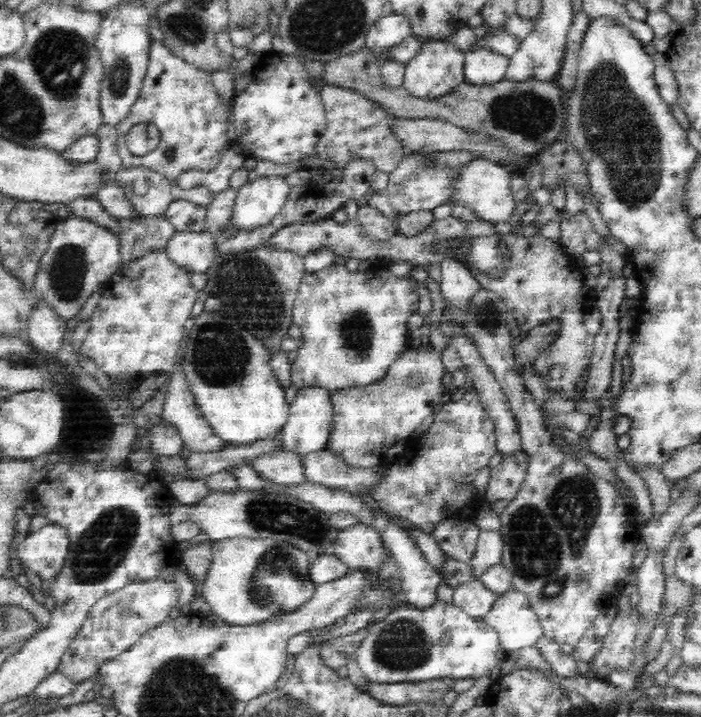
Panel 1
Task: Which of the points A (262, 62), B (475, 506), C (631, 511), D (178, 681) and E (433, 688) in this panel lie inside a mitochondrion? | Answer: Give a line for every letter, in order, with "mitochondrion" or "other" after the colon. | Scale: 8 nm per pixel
A: other
B: other
C: other
D: mitochondrion
E: mitochondrion

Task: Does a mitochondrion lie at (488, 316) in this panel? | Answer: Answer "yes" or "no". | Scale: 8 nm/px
yes

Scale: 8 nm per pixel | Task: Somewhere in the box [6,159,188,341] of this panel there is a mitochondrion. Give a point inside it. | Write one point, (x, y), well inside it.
(67, 270)

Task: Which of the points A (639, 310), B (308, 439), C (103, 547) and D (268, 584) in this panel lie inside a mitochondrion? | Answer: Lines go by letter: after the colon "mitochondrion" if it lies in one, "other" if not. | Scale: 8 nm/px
A: other
B: other
C: mitochondrion
D: mitochondrion

